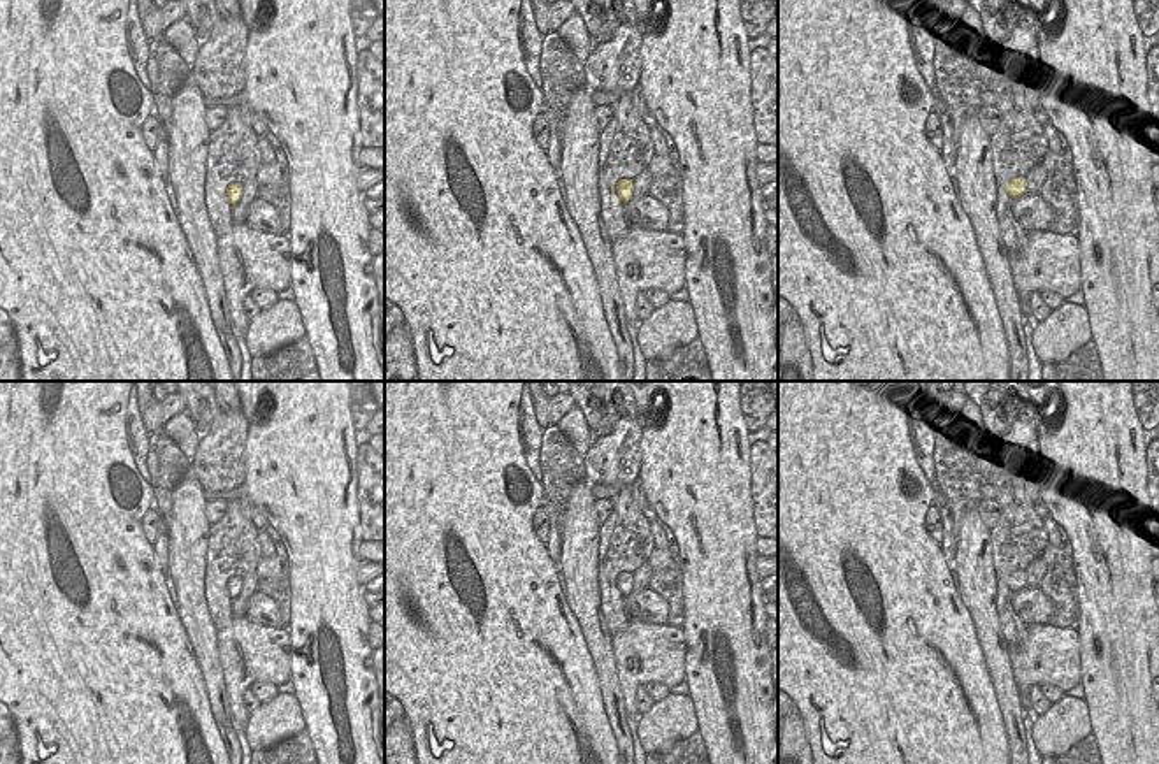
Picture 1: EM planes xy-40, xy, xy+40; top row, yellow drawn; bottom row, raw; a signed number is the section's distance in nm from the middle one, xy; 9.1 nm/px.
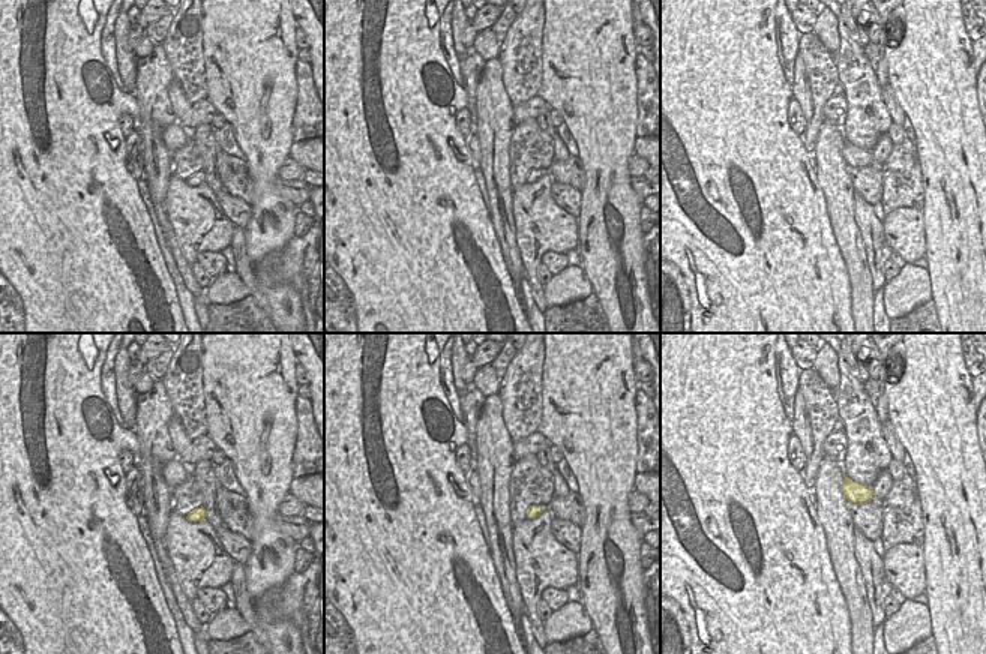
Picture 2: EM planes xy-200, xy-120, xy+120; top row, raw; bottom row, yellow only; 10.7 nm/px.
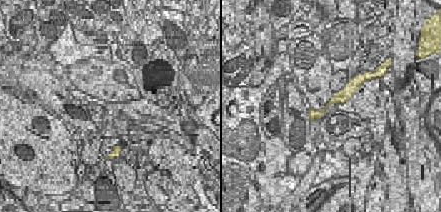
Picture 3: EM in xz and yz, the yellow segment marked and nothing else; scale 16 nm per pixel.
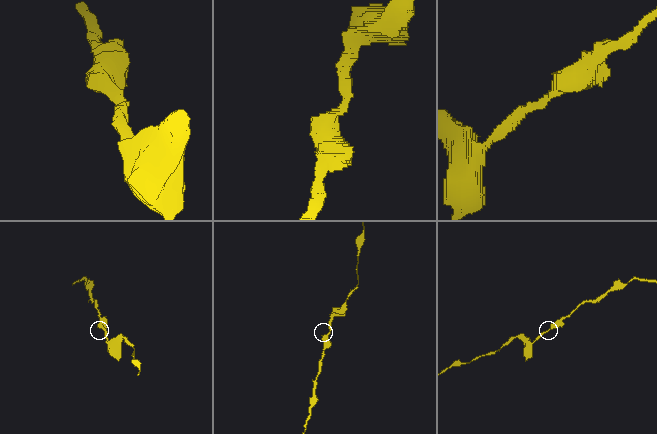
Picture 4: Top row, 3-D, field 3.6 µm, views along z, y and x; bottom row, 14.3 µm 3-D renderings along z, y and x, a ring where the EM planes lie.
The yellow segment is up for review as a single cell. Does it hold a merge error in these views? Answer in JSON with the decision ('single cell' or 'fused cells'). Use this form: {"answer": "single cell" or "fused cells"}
{"answer": "single cell"}

